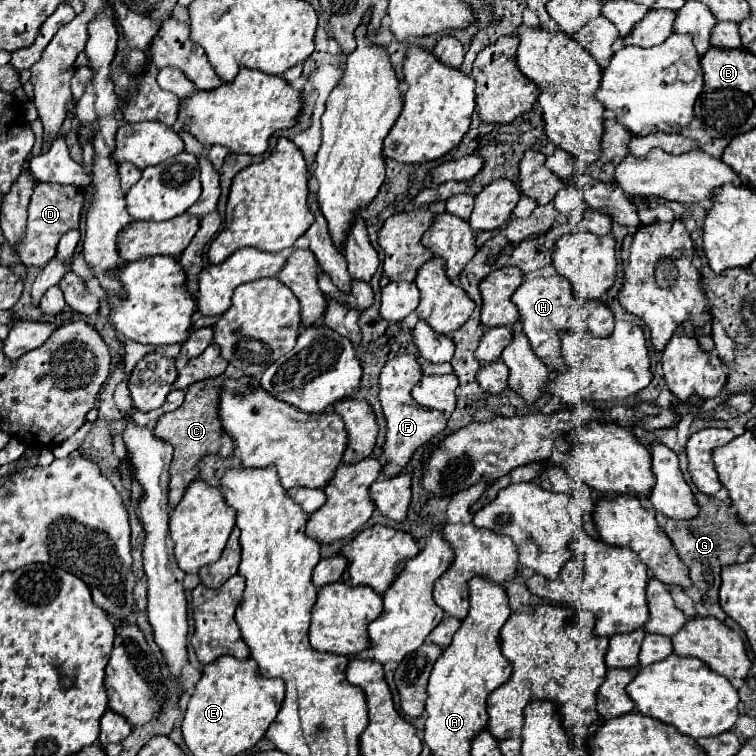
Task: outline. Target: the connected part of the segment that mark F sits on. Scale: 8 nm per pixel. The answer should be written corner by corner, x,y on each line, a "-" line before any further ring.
397,356
393,360
389,360
379,376
379,400
383,406
383,414
387,420
387,432
385,432
385,444
381,450
381,456
385,458
385,466
383,466
383,474
393,478
395,474
399,474
405,464
409,462
409,458
413,456
413,452
417,448
421,448
423,444
427,444
433,436
437,436
439,432
443,432
447,420
443,416
443,412
439,410
431,410
431,408
421,408
413,398
411,398
411,388
421,380
421,366
417,362
415,356

